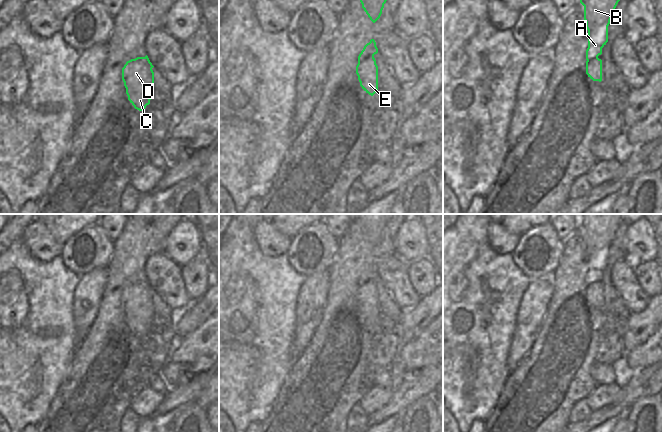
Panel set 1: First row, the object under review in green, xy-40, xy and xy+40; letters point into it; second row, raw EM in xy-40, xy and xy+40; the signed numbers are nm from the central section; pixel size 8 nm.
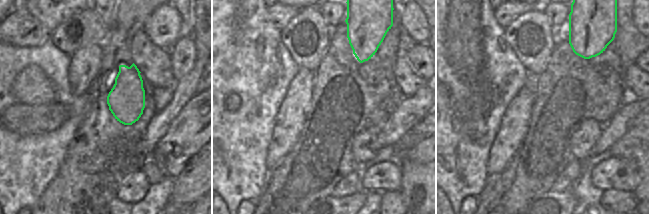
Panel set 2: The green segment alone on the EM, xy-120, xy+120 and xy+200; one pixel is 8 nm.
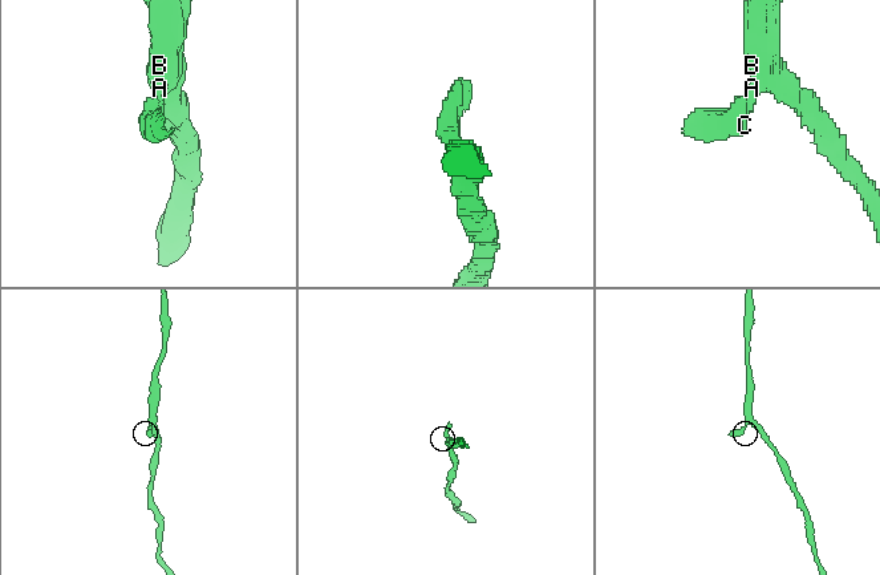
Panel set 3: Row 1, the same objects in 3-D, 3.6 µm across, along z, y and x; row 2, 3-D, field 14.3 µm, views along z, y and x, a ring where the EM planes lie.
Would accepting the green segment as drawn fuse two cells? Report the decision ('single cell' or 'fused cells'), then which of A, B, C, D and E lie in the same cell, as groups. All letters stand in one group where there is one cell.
single cell; A B C D E

